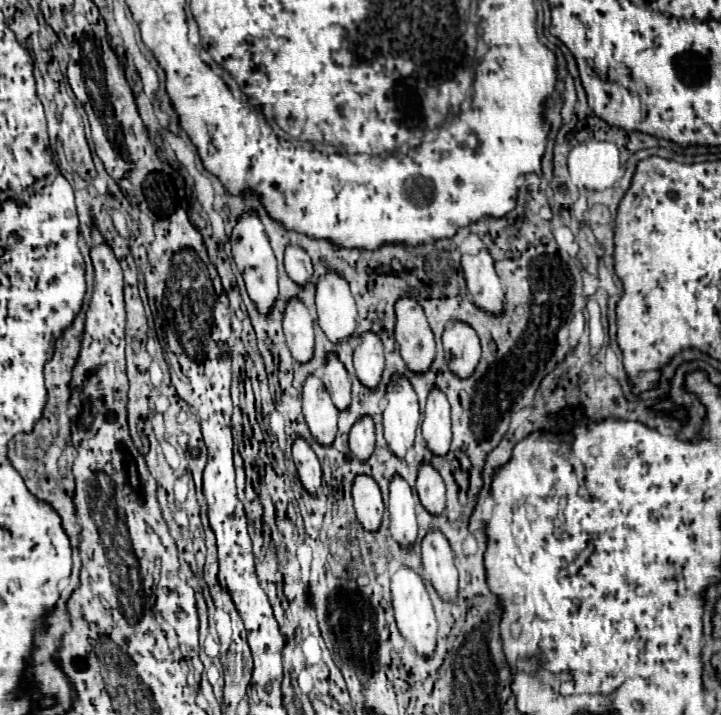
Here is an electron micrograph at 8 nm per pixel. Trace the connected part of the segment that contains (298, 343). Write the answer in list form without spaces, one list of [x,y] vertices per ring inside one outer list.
[[[290,300],[284,312],[284,336],[292,358],[300,364],[312,360],[314,354],[314,320],[300,300]]]

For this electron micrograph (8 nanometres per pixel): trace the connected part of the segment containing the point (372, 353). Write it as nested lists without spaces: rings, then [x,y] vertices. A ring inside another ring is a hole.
[[[364,332],[360,346],[354,350],[354,368],[358,380],[368,390],[378,390],[382,372],[384,372],[384,352],[382,342],[376,334]]]

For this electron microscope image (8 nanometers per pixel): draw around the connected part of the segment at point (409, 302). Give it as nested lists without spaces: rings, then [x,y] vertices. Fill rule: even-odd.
[[[404,296],[396,304],[396,342],[400,344],[400,354],[402,354],[402,360],[406,362],[408,370],[412,370],[416,374],[422,374],[434,362],[434,356],[436,356],[434,336],[432,336],[432,330],[426,322],[426,316],[424,316],[420,304],[414,298]]]

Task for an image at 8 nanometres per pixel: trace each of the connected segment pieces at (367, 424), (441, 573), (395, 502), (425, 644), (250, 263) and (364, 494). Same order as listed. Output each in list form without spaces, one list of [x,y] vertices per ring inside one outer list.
[[[368,416],[358,420],[350,432],[350,452],[360,460],[366,462],[374,452],[374,424]]]
[[[432,530],[422,540],[422,566],[424,572],[444,602],[456,600],[458,594],[458,570],[454,566],[454,552],[446,536]]]
[[[394,476],[390,484],[390,532],[402,548],[412,548],[418,538],[418,524],[414,514],[414,498],[408,484]]]
[[[400,566],[396,570],[396,574],[392,574],[392,602],[394,602],[394,616],[396,616],[396,626],[398,626],[400,634],[418,652],[418,656],[430,658],[436,650],[438,622],[436,622],[434,608],[432,608],[432,602],[428,598],[428,592],[424,588],[424,582],[414,570]]]
[[[244,214],[234,232],[232,232],[232,256],[234,256],[234,262],[246,282],[246,292],[250,296],[250,300],[256,304],[258,312],[262,314],[268,314],[276,302],[276,296],[278,296],[278,272],[276,272],[276,258],[274,258],[274,252],[268,244],[268,236],[264,232],[264,226],[260,224],[258,216],[256,214]]]
[[[356,476],[352,496],[358,522],[364,526],[364,530],[376,532],[384,516],[384,504],[378,484],[370,476]]]

